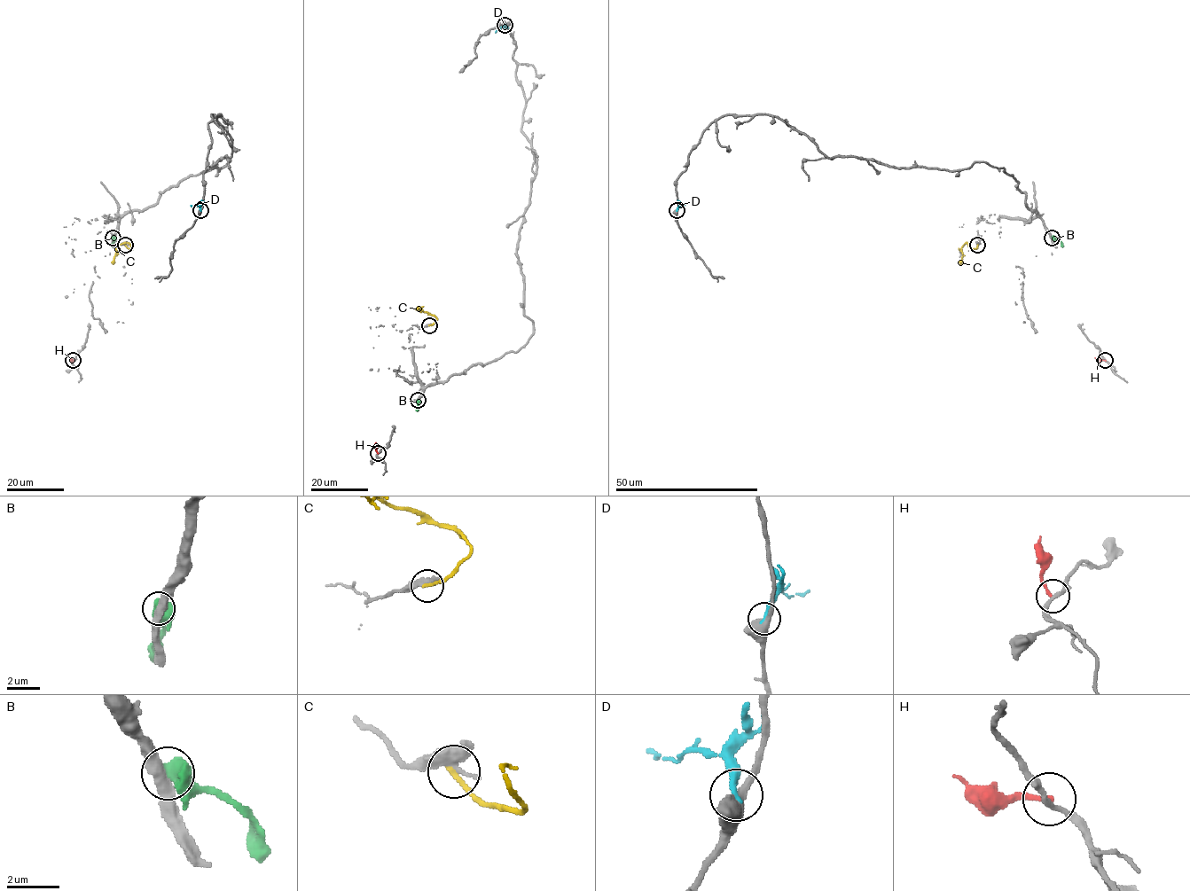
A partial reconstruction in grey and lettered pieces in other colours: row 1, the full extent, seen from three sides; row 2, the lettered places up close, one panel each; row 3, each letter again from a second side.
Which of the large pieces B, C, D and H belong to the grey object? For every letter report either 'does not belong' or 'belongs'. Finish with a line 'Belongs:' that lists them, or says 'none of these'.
B: does not belong
C: does not belong
D: does not belong
H: does not belong
Belongs: none of these

